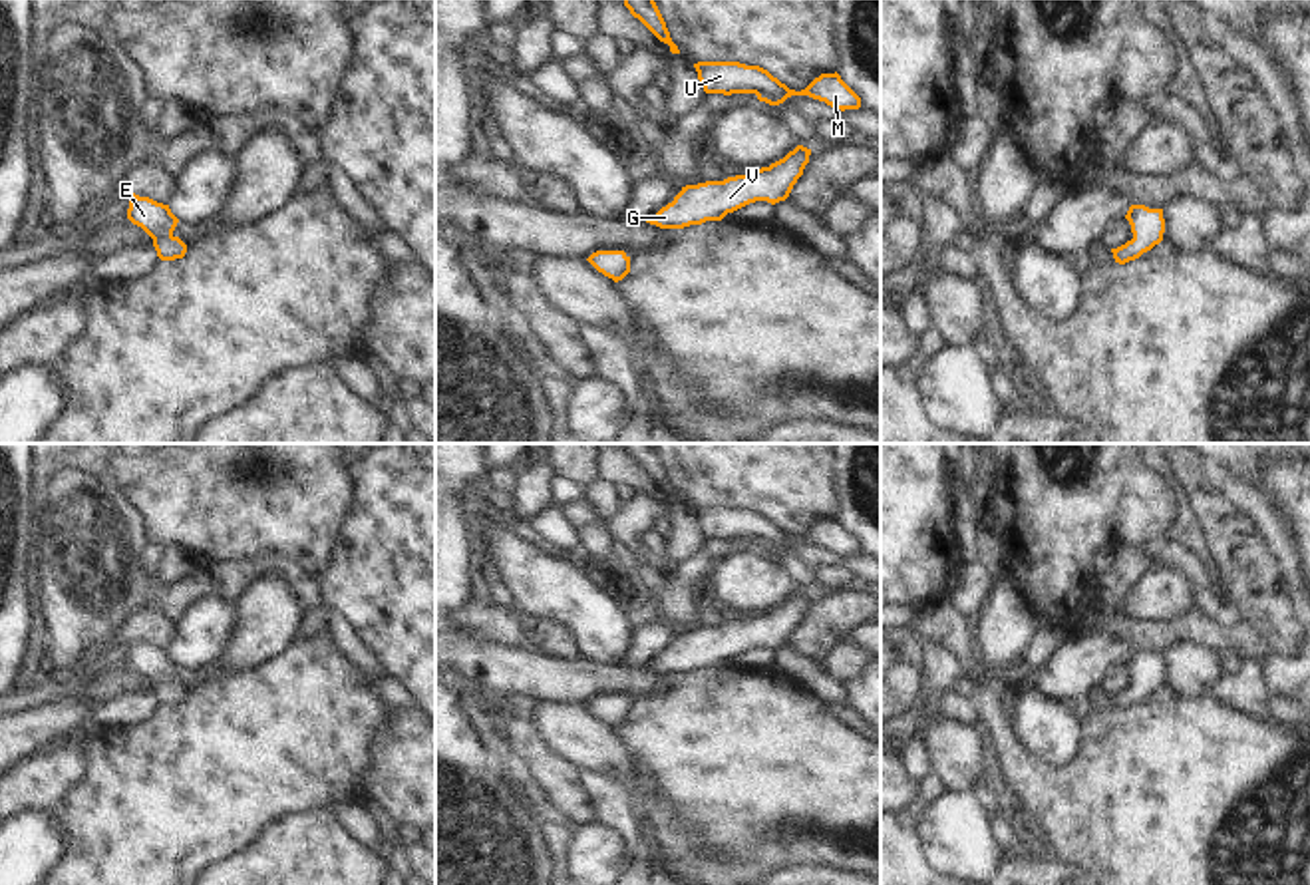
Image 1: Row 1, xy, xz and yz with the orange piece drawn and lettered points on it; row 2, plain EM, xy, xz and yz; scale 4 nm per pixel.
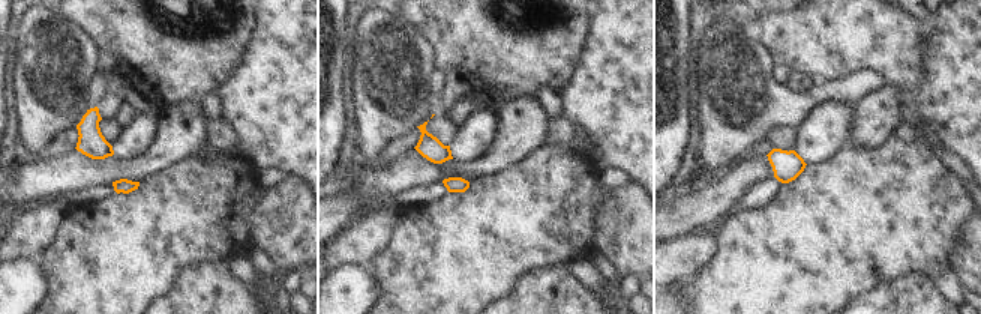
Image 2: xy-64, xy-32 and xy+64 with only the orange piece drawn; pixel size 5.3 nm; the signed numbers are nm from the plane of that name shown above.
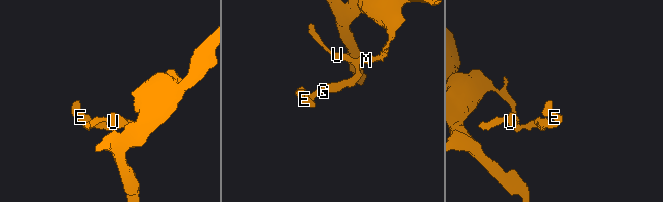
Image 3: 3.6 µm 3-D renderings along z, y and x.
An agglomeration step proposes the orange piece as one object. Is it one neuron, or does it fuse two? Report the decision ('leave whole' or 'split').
leave whole

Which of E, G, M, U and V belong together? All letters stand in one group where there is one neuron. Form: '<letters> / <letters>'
E G M U V

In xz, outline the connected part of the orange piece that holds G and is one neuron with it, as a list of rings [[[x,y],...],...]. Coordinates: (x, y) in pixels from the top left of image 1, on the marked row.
[[[797,145],[769,167],[749,169],[745,175],[724,181],[686,185],[672,203],[646,219],[646,223],[660,229],[684,229],[706,221],[722,221],[728,213],[755,201],[771,205],[785,201],[803,175],[809,155],[811,149]]]

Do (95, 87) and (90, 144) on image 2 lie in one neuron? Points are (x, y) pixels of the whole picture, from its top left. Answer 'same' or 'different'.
same

